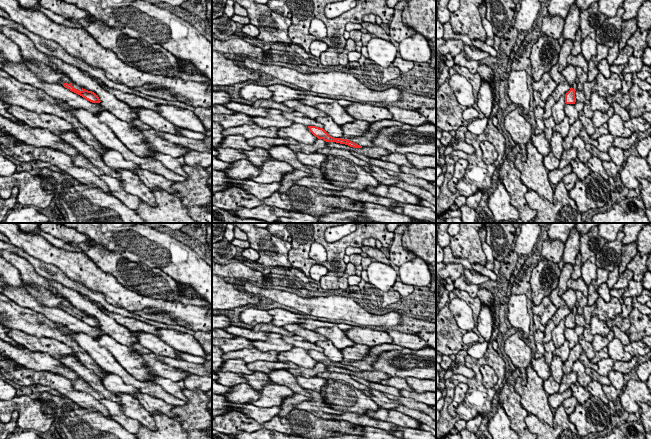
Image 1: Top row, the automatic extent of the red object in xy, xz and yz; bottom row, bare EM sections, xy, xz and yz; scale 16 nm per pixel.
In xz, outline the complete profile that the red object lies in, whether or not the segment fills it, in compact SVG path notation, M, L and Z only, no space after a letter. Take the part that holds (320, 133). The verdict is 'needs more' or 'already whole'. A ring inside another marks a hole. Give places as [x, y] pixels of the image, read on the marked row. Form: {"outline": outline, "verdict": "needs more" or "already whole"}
{"outline": "M308 126L309 131L318 139L323 139L326 142L336 142L340 144L345 144L353 148L362 148L362 146L349 141L347 139L342 139L342 138L334 138L330 136L323 128L319 128L316 126Z", "verdict": "already whole"}

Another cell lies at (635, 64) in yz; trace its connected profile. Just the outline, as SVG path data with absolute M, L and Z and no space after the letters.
M631 55L629 57L629 61L628 63L625 65L625 68L623 70L623 72L625 73L638 73L641 71L642 67L643 67L643 60L642 57L636 57L634 55Z

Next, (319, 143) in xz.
M318 138L314 144L289 144L287 145L287 147L290 148L295 153L305 153L305 154L313 154L317 153L316 151L318 149L330 148L327 145L326 141Z

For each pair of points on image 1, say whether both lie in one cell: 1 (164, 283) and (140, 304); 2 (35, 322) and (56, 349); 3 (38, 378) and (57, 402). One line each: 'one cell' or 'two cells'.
1: two cells
2: two cells
3: two cells

